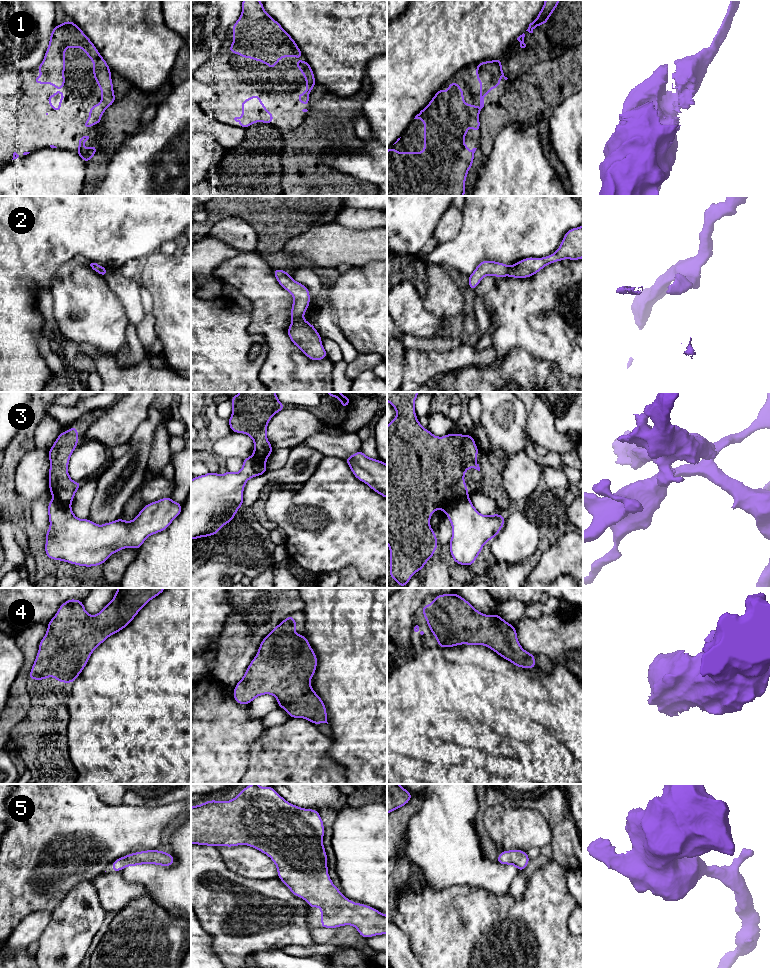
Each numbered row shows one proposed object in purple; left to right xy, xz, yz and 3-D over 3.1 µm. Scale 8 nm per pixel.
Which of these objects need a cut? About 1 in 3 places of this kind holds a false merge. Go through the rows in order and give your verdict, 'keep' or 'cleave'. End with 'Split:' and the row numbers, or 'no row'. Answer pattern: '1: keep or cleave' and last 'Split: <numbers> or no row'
1: keep
2: cleave
3: cleave
4: keep
5: keep
Split: 2, 3

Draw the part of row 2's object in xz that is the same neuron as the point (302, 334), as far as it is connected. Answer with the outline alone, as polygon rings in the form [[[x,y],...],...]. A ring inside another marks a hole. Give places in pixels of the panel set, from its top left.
[[[303,317],[292,319],[287,333],[291,342],[310,360],[318,361],[327,358],[327,352],[321,341],[322,337],[313,324]]]

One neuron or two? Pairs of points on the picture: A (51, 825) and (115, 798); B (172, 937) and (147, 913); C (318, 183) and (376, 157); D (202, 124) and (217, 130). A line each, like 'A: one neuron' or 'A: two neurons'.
A: two neurons
B: one neuron
C: two neurons
D: one neuron

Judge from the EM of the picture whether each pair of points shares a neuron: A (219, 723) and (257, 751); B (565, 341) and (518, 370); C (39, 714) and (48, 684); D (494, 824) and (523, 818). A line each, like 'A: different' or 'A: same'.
A: different
B: different
C: same
D: same

